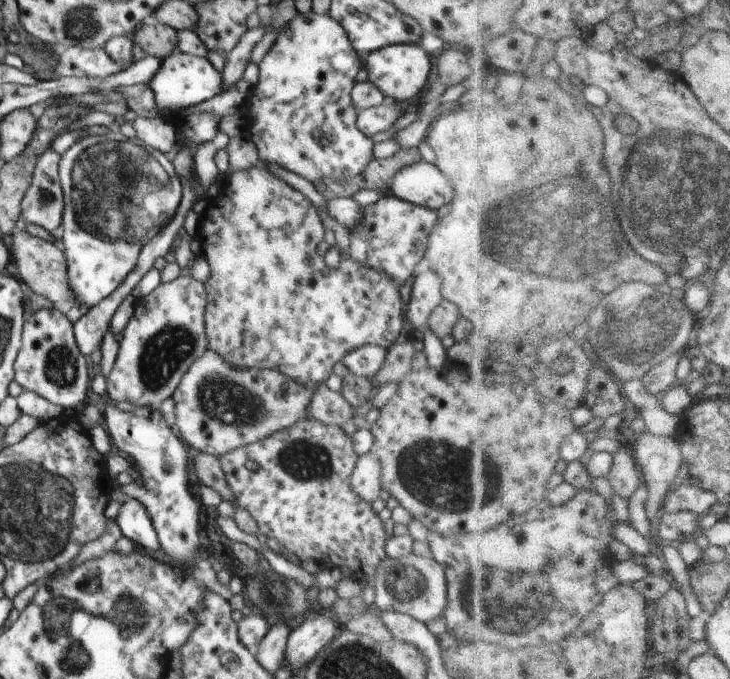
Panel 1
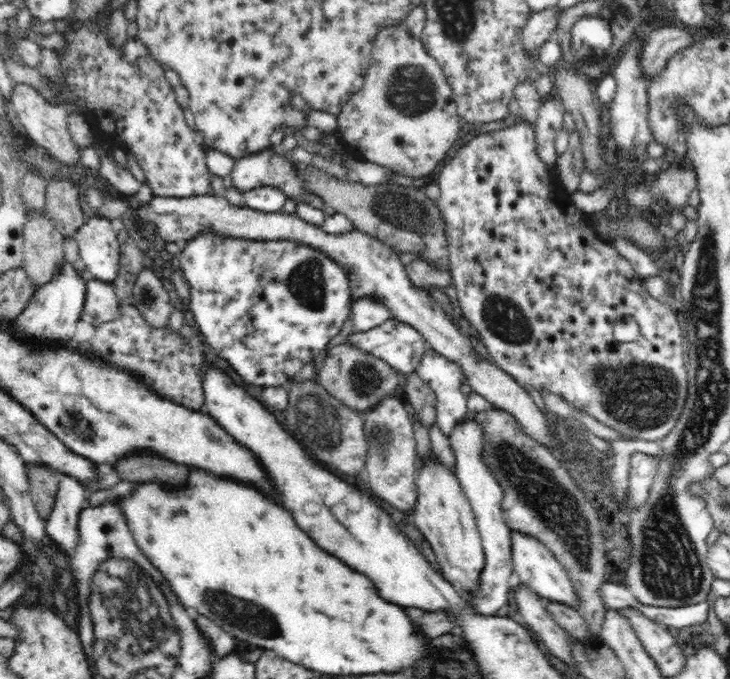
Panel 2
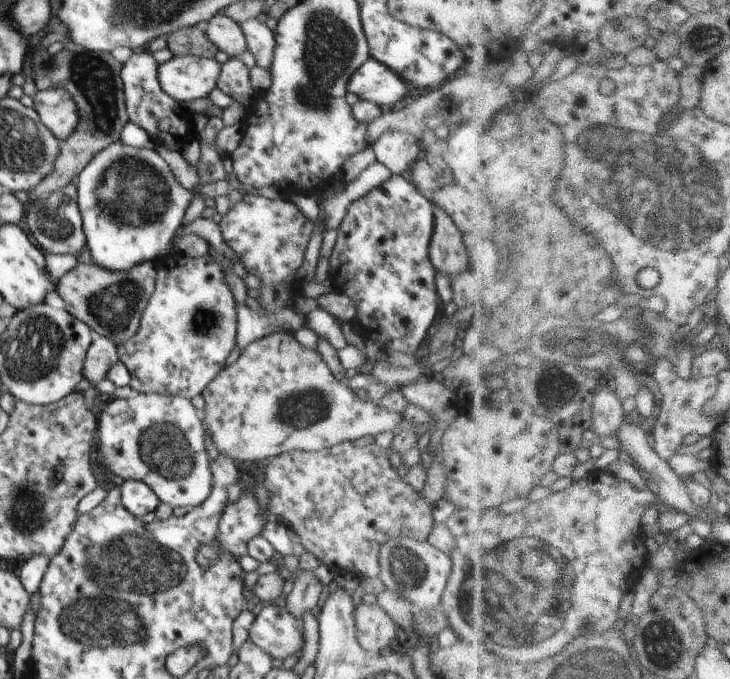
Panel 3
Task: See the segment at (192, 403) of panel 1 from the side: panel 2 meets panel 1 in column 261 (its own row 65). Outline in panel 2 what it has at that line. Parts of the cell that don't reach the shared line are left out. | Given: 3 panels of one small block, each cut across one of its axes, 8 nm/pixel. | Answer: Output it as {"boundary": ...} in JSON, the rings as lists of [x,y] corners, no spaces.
{"boundary":[[[404,24],[380,30],[372,43],[364,86],[337,114],[341,142],[361,158],[420,182],[446,158],[459,138],[463,123],[452,98],[452,87],[439,63],[423,48],[421,39],[408,33]]]}

